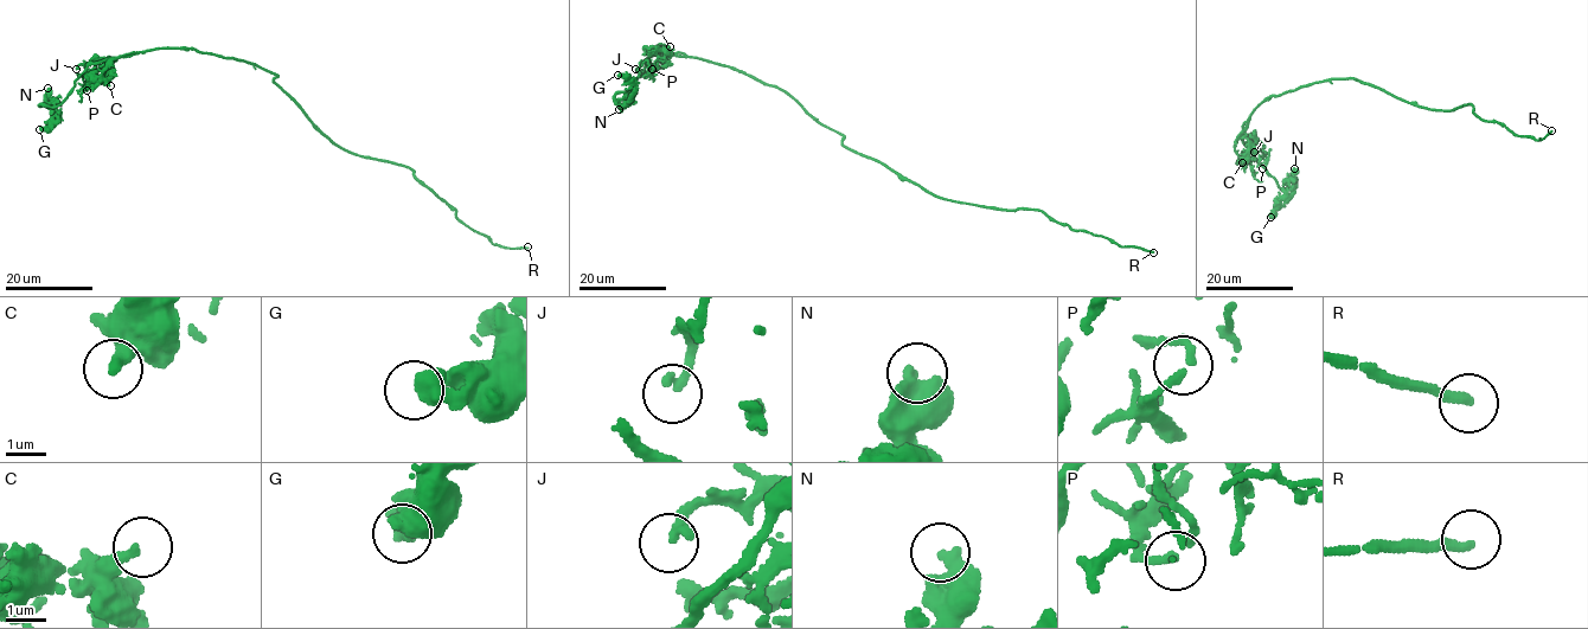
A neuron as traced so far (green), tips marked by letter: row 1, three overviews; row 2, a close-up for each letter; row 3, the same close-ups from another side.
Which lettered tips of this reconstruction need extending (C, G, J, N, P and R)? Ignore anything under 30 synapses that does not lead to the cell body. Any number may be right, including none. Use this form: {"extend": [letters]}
{"extend": ["R"]}

